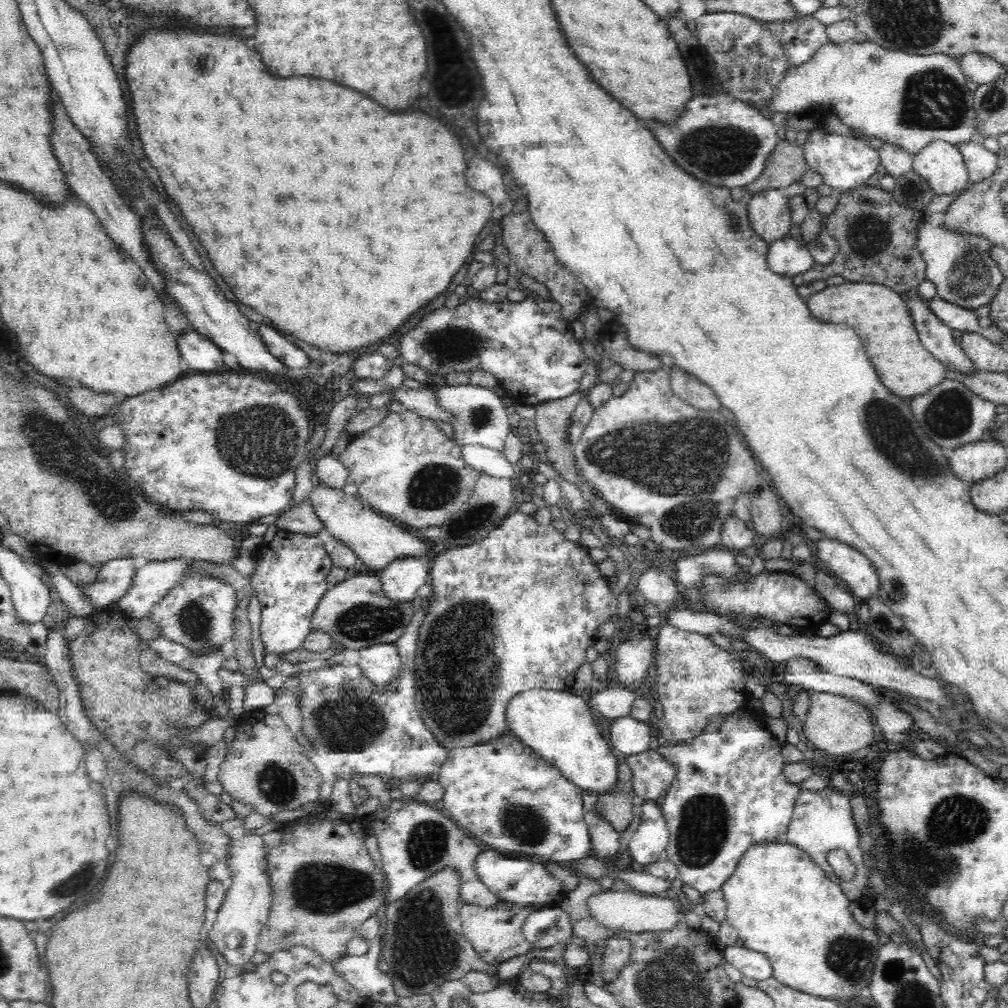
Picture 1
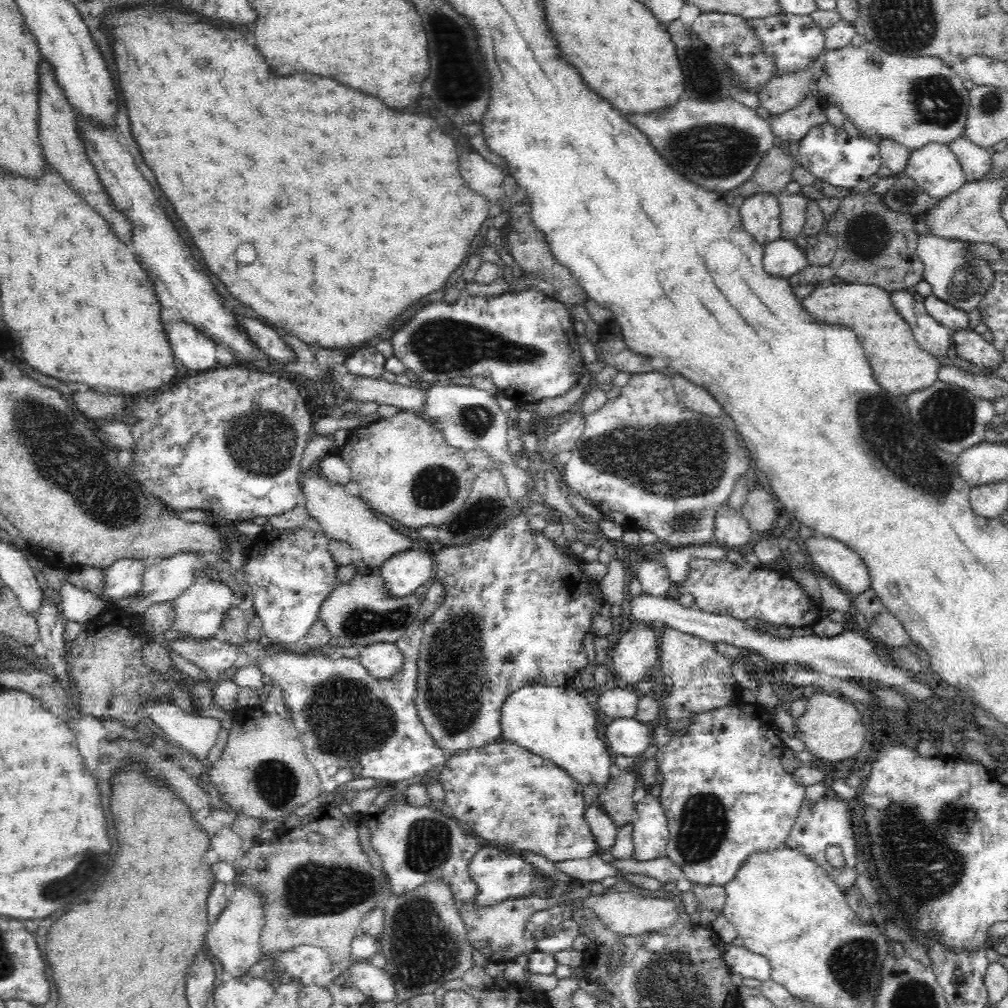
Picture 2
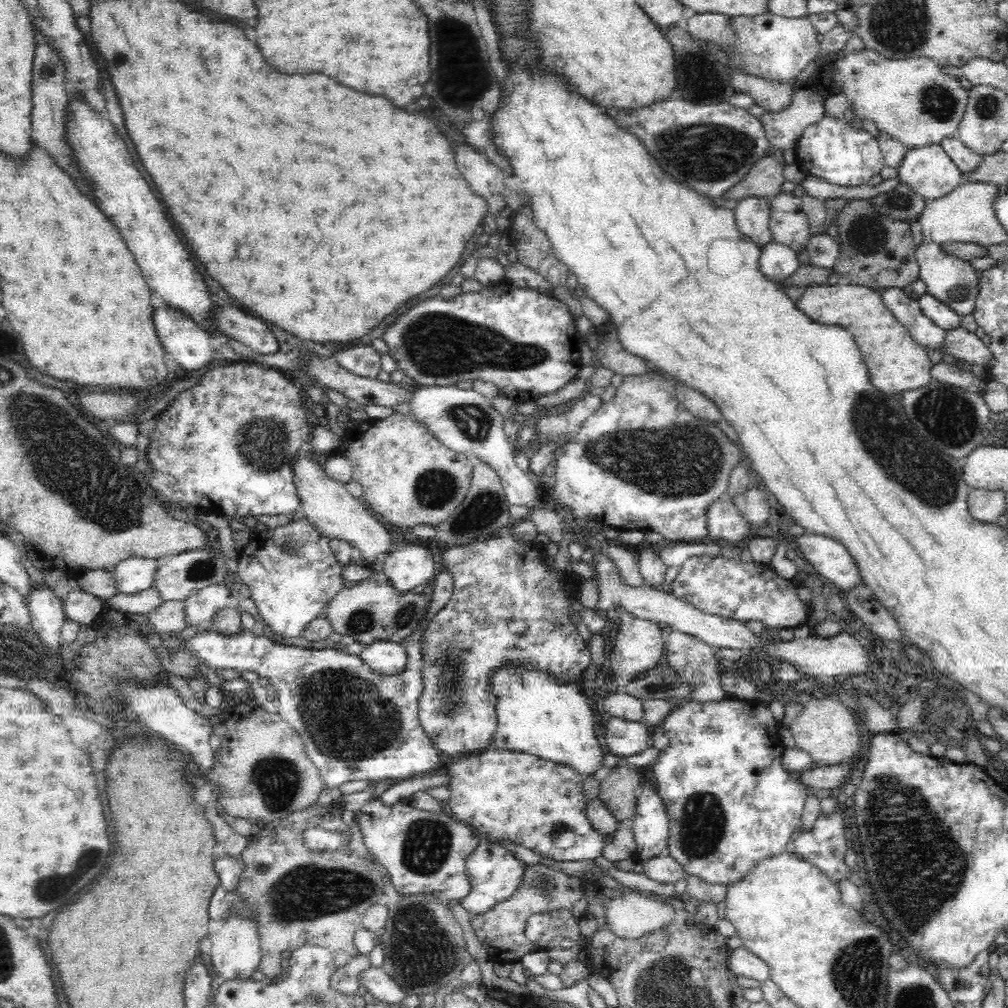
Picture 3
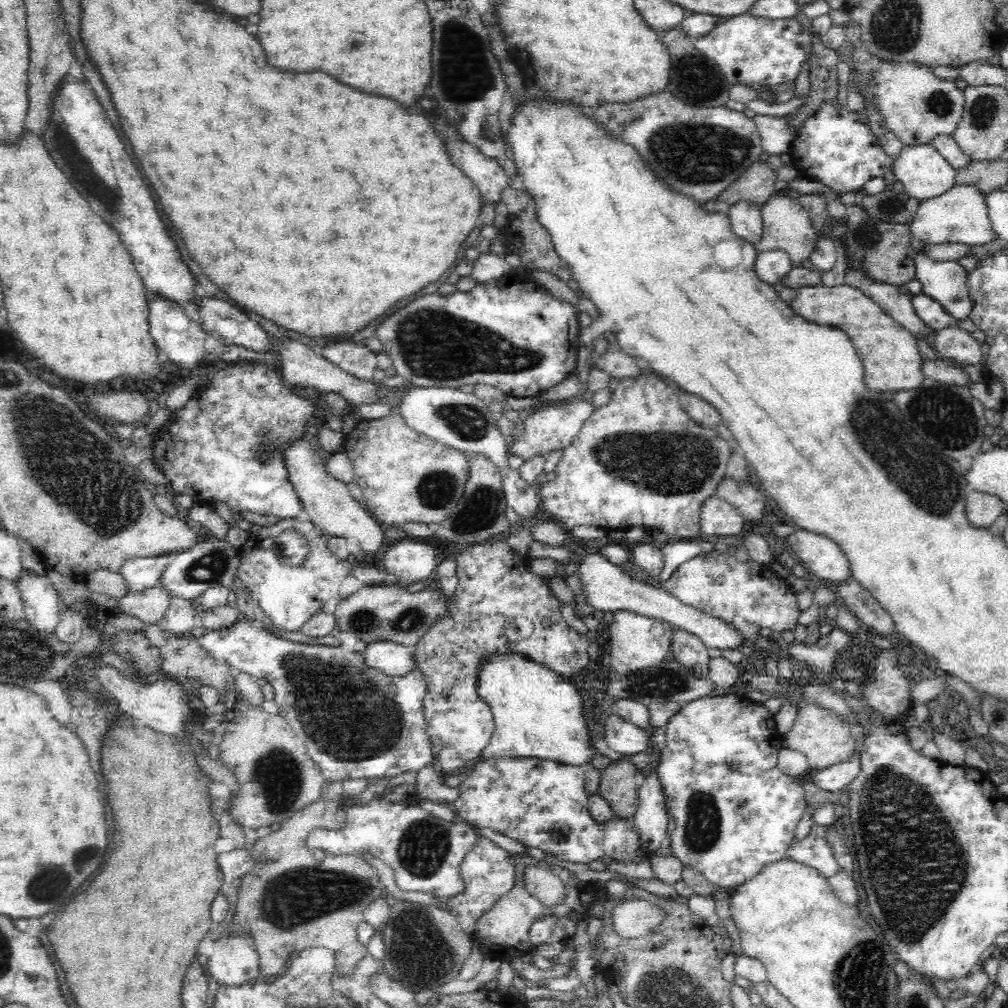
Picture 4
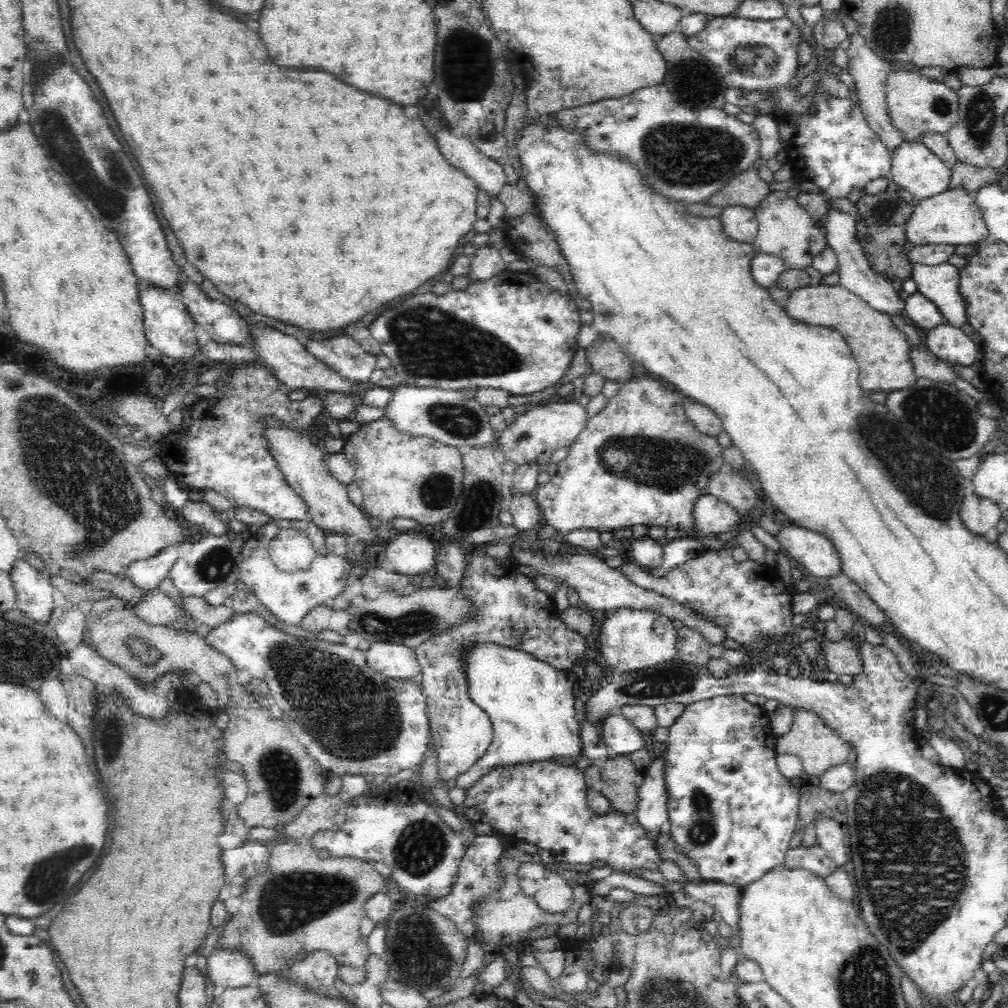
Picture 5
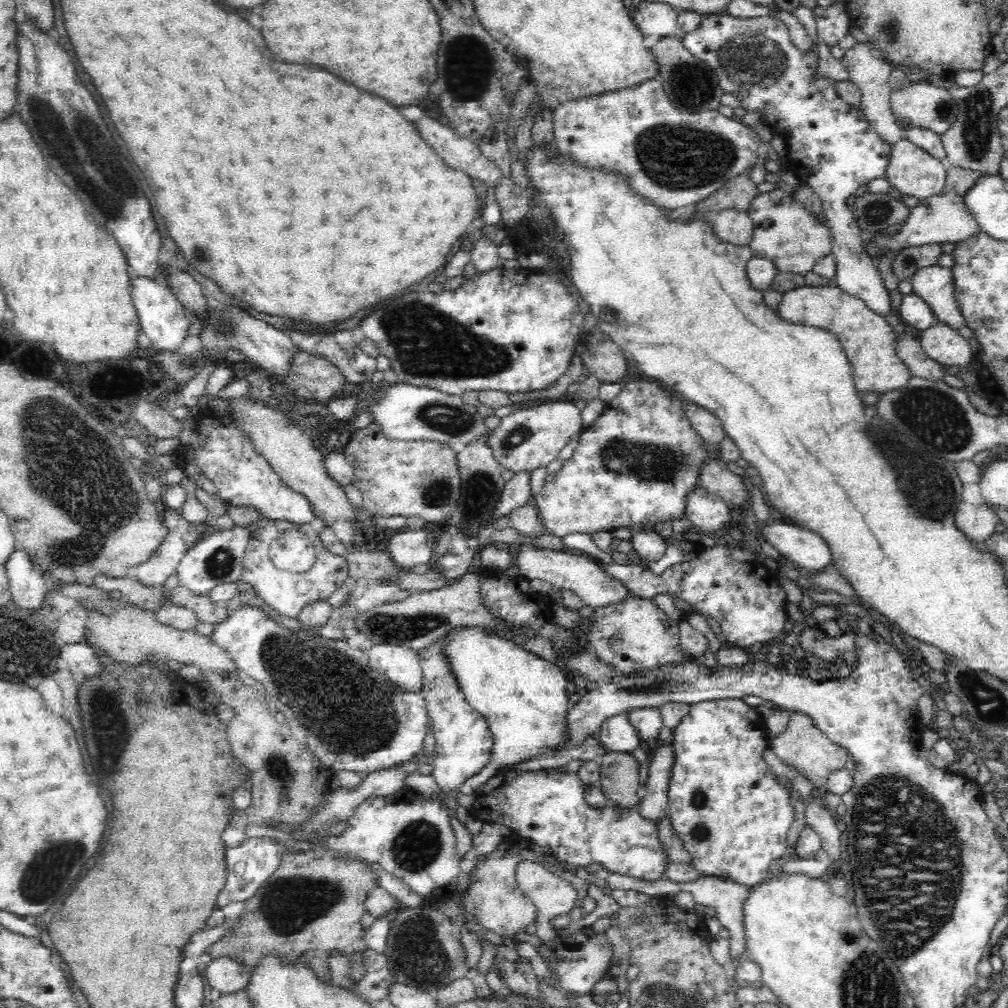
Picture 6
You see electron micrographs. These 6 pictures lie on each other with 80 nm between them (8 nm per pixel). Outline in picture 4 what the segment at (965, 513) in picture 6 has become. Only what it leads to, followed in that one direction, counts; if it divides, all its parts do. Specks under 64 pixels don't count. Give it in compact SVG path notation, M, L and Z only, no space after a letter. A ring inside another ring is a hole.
M972 490L967 494L965 512L976 527L989 527L1006 511L1006 505L998 495Z

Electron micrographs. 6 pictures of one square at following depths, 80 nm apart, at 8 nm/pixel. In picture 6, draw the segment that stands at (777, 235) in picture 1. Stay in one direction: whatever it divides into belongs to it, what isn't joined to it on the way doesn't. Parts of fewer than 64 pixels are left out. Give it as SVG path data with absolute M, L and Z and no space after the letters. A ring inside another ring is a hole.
M728 207L713 215L714 233L727 243L749 245L754 234L752 217L748 211L741 211L736 207Z

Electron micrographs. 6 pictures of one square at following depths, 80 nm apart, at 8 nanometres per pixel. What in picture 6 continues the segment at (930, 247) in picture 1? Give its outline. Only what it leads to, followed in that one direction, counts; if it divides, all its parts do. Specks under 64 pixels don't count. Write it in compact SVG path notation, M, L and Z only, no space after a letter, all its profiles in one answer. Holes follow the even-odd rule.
M920 267L910 280L912 292L930 304L938 322L956 330L965 325L964 315L954 297L954 273L950 267Z

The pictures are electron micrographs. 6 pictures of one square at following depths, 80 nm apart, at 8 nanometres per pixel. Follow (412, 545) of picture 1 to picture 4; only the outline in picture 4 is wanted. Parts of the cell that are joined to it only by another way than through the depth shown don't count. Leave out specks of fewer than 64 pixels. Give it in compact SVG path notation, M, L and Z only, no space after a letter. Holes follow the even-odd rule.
M304 438L297 441L286 453L286 470L288 471L288 478L295 488L297 495L300 497L300 502L303 507L303 516L307 518L315 527L321 530L327 538L354 538L361 544L361 554L376 554L380 552L382 548L387 547L388 542L385 536L385 531L382 530L378 521L368 514L364 508L362 500L356 501L350 495L346 483L343 481L337 481L333 478L325 467L325 456L316 452L309 442Z

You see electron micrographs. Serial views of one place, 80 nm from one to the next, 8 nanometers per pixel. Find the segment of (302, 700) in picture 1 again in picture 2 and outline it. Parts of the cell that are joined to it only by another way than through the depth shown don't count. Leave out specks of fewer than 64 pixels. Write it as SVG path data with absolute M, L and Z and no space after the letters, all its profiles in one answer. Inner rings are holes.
M434 582L422 595L416 618L395 642L403 657L400 672L383 682L370 677L357 659L340 656L332 661L328 656L282 653L281 650L272 655L260 641L254 640L236 648L216 638L198 644L164 638L164 648L192 662L212 684L225 678L222 674L232 666L242 668L257 662L262 674L268 674L274 686L279 687L281 698L277 704L288 708L305 755L316 769L325 795L355 778L398 782L414 776L423 777L447 761L448 753L436 745L426 730L415 703L424 622L442 599L443 588Z

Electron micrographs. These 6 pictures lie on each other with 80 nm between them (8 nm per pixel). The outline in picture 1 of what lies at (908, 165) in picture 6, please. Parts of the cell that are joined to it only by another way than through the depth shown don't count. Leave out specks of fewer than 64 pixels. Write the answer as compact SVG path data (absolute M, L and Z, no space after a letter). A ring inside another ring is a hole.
M944 140L930 142L913 157L912 164L912 170L924 177L937 195L952 194L969 183L969 173L960 147Z

